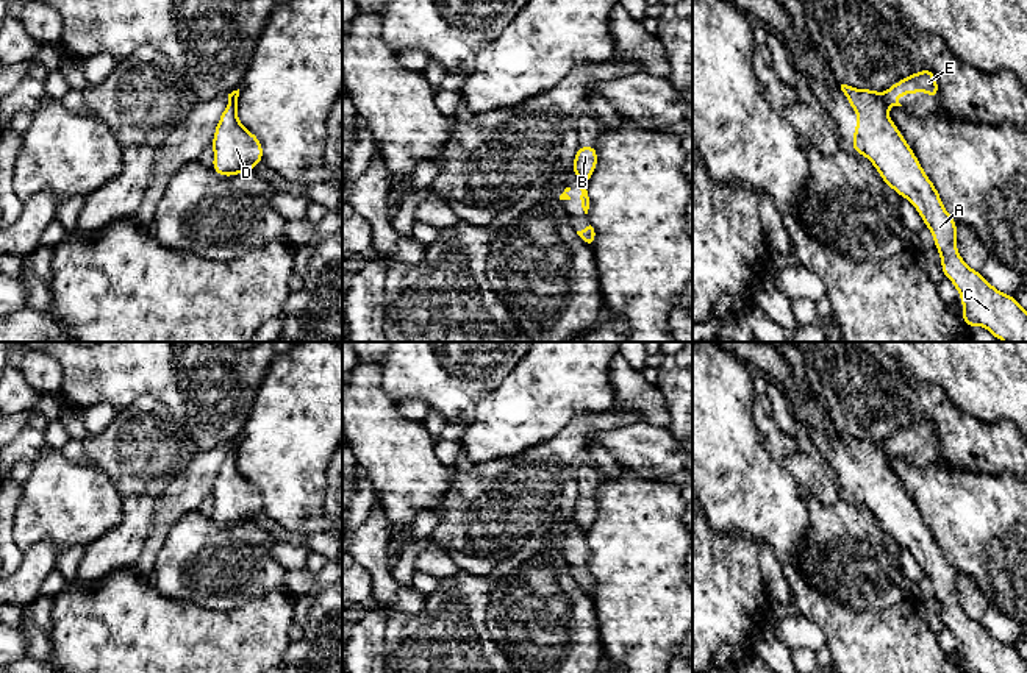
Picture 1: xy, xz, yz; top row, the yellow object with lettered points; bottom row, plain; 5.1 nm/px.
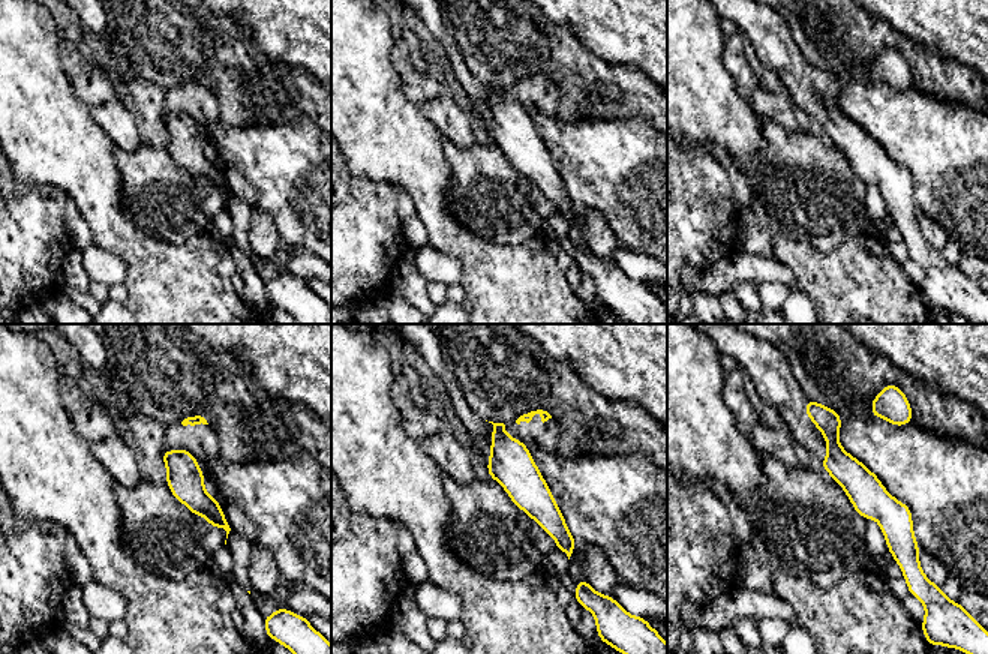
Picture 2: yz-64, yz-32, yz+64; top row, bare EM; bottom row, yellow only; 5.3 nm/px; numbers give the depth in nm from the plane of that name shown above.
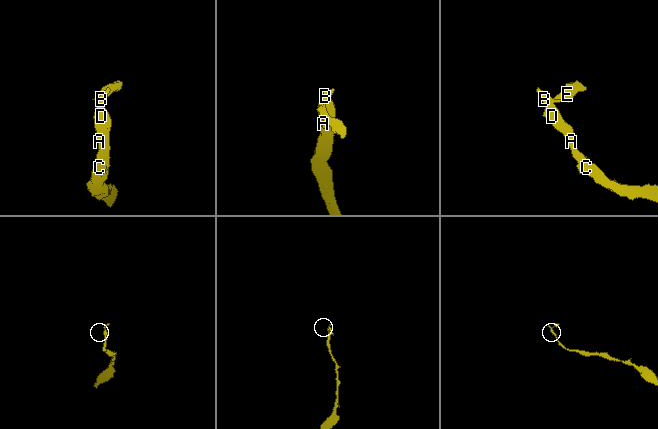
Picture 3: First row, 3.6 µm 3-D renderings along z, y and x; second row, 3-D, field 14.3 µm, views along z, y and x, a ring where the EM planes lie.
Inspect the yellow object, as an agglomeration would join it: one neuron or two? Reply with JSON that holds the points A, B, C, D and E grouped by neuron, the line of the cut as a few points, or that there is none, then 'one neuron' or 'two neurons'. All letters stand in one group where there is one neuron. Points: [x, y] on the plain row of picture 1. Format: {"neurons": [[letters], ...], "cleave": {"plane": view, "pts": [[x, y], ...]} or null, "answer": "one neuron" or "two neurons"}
{"neurons": [["A", "B", "C", "D"], ["E"]], "cleave": {"plane": "yz", "pts": [[882, 444], [882, 452], [887, 458]]}, "answer": "two neurons"}

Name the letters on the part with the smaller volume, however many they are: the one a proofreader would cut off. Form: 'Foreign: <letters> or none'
Foreign: E

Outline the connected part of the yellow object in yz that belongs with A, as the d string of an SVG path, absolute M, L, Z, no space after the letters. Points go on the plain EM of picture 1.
M841 434L841 440L858 465L850 498L872 512L888 537L911 551L932 581L943 623L960 643L963 673L1027 673L1027 661L1018 650L991 636L960 606L955 586L958 573L944 559L936 537L889 468L883 443L847 434Z

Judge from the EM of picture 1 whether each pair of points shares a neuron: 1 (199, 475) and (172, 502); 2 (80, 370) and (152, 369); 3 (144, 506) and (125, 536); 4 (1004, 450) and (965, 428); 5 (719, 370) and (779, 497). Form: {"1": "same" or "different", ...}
{"1": "same", "2": "same", "3": "same", "4": "same", "5": "same"}

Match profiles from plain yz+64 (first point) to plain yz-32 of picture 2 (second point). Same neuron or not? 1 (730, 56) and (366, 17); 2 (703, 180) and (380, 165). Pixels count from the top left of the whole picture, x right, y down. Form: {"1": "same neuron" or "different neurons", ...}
{"1": "different neurons", "2": "different neurons"}

